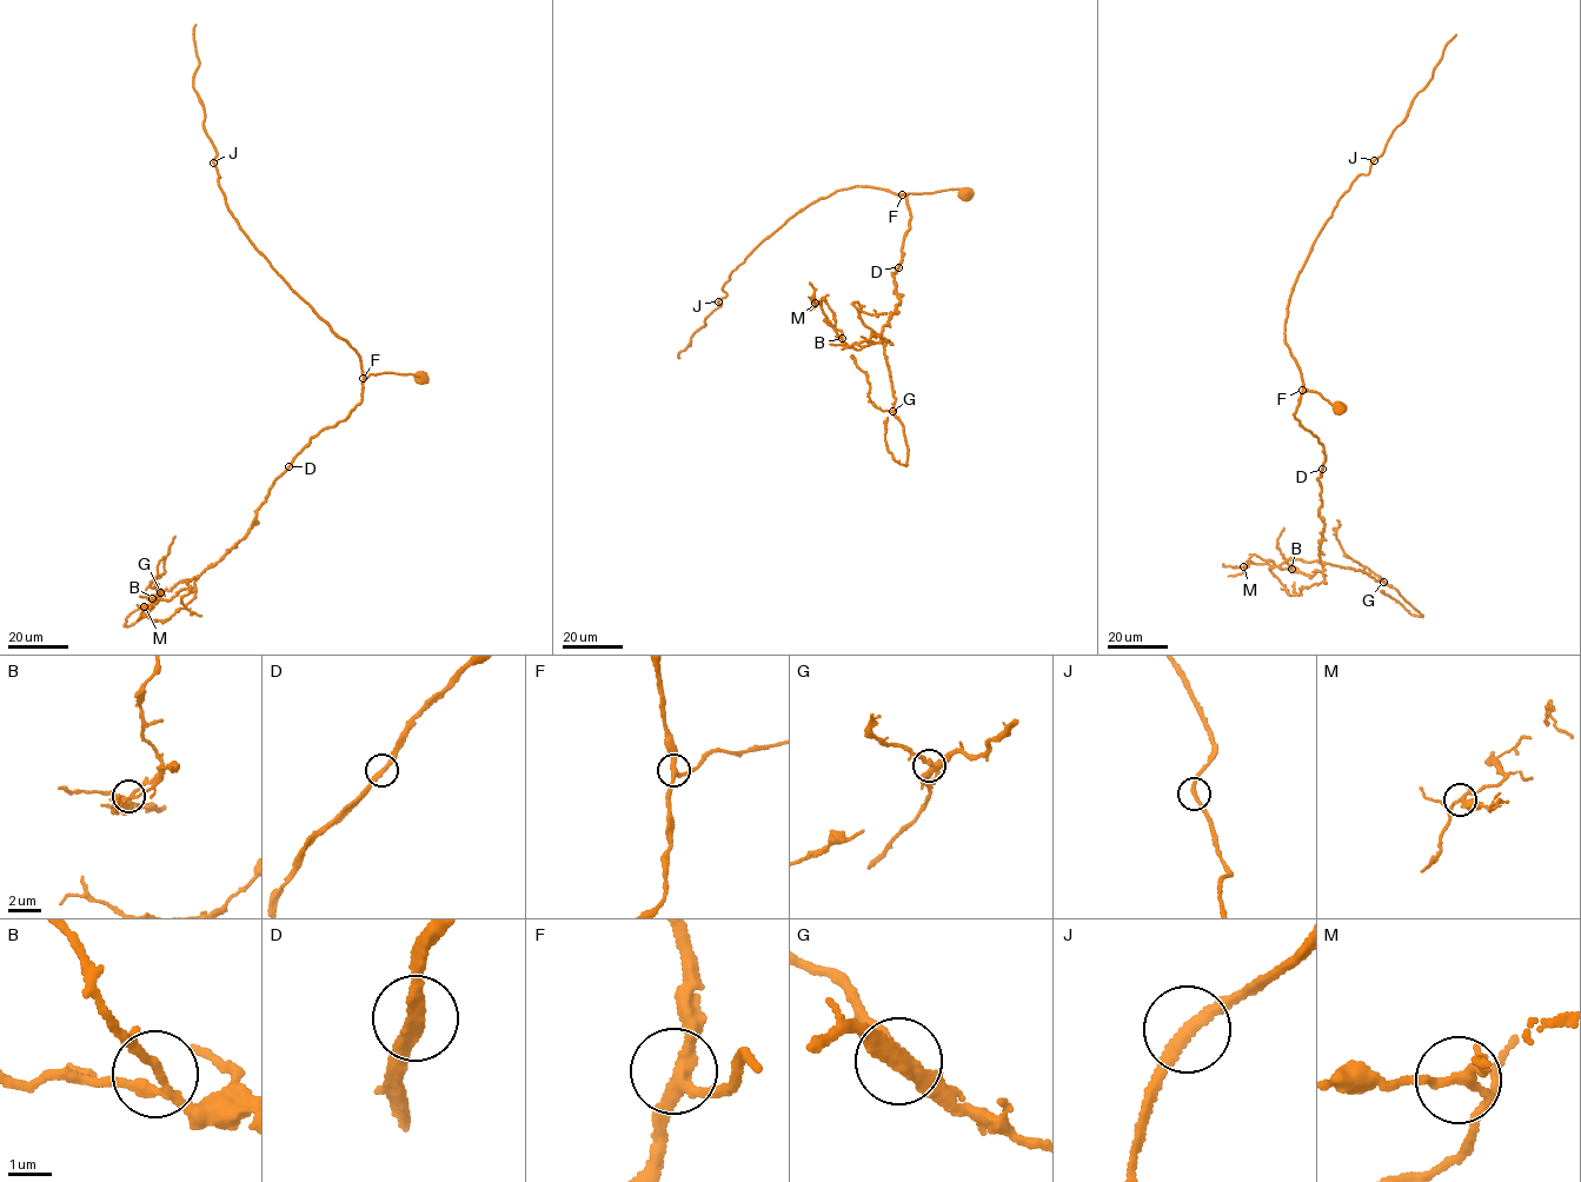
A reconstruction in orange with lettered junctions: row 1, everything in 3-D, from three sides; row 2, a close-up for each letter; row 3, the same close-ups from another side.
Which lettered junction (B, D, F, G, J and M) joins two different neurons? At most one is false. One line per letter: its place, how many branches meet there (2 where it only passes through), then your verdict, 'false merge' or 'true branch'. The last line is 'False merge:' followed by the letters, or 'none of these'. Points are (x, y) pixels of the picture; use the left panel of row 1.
B: (152, 598) | 3 | true branch
D: (289, 466) | 2 | true branch
F: (363, 378) | 3 | true branch
G: (160, 592) | 3 | true branch
J: (213, 163) | 2 | true branch
M: (144, 606) | 3 | true branch
False merge: none of these

